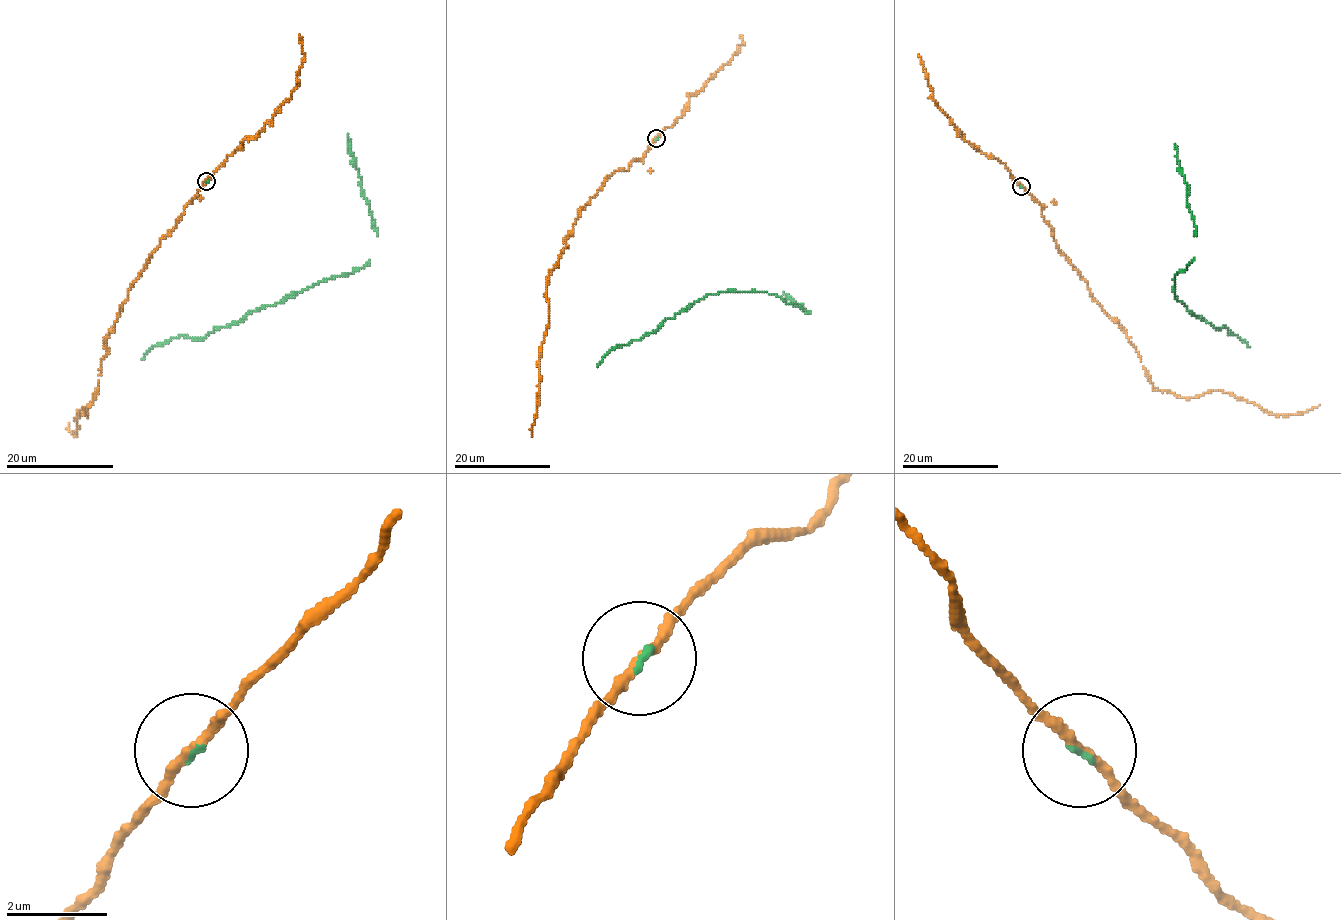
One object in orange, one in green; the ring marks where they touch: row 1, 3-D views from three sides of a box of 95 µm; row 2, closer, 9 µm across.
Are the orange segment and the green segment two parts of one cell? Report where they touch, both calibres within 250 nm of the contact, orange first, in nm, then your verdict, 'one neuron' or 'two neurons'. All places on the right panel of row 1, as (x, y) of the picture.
at (1021, 186); 180 nm thick on the orange side, 70 nm on the other; one neuron

